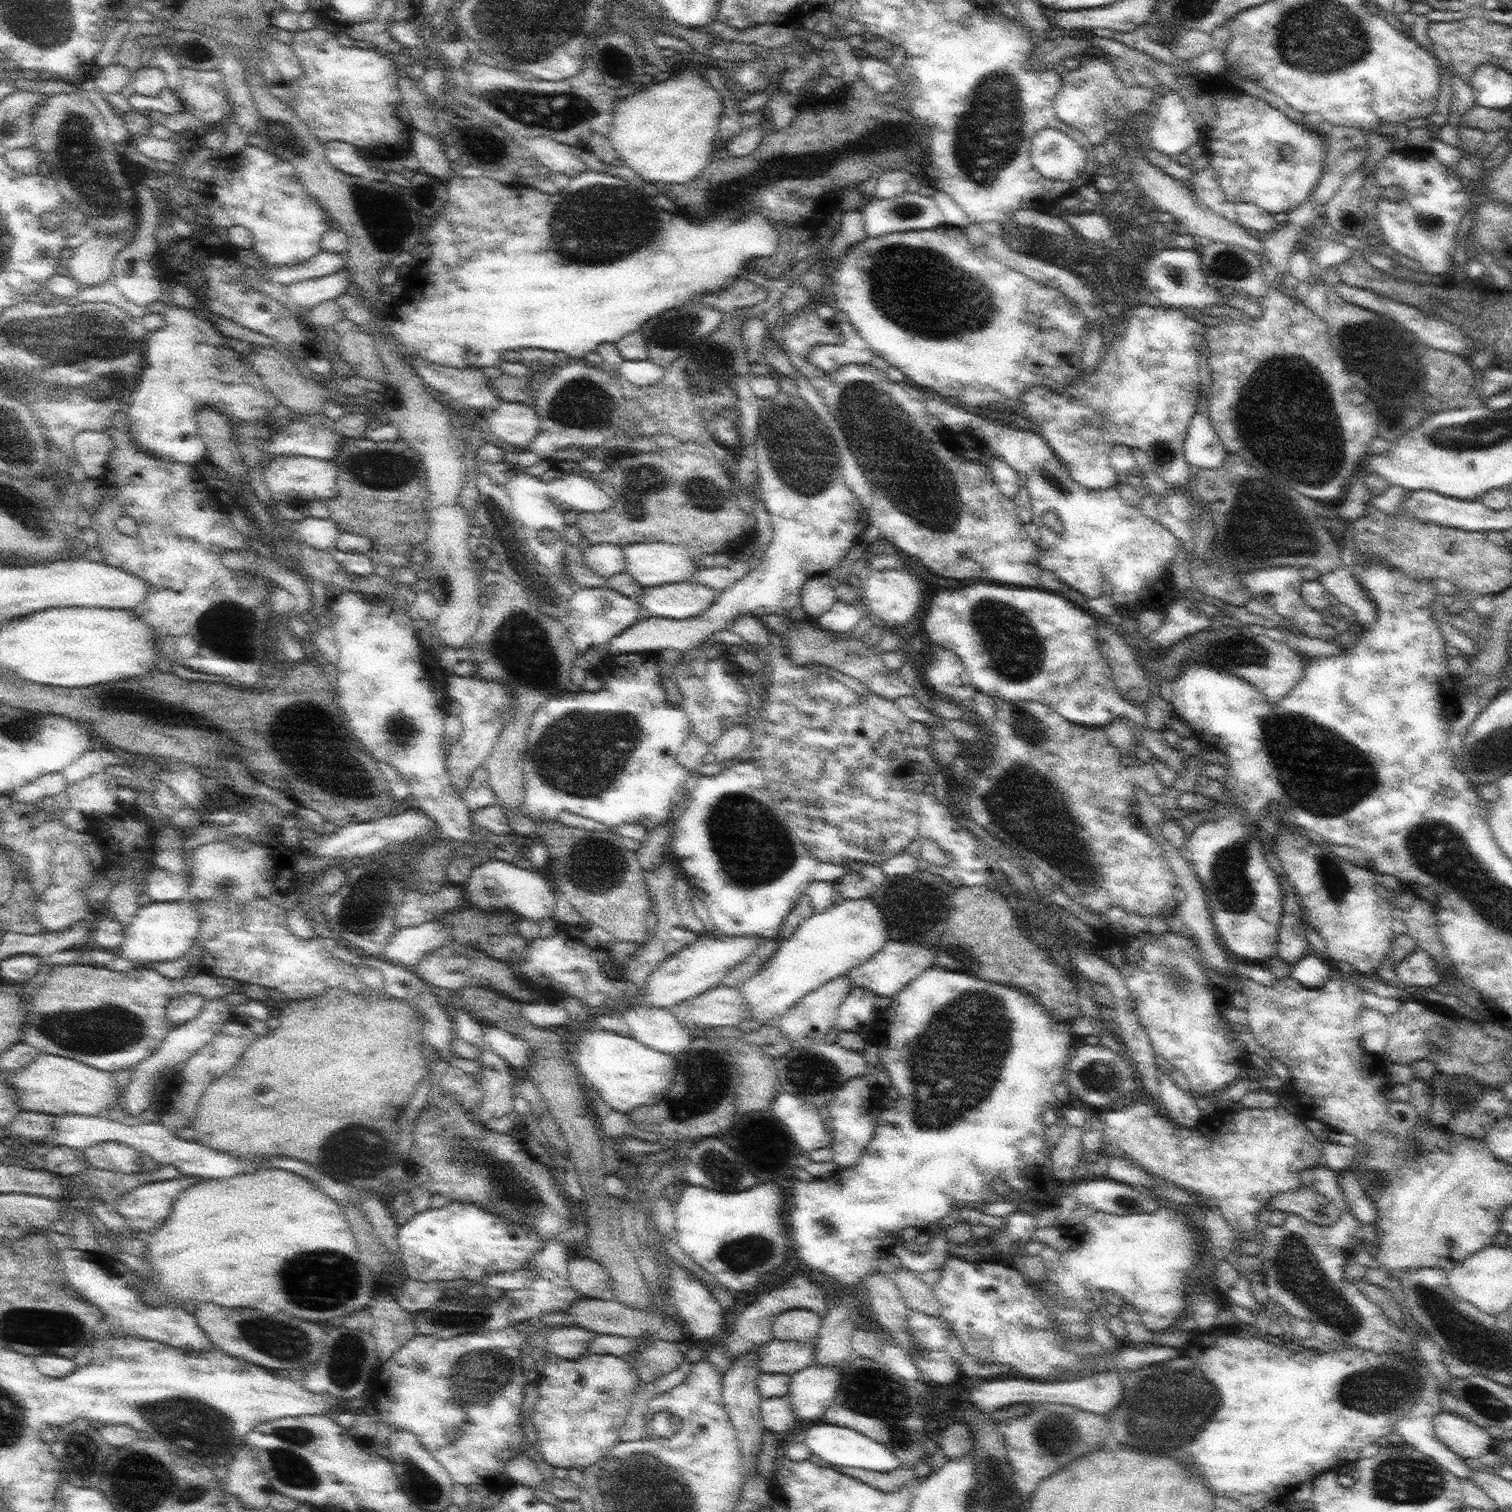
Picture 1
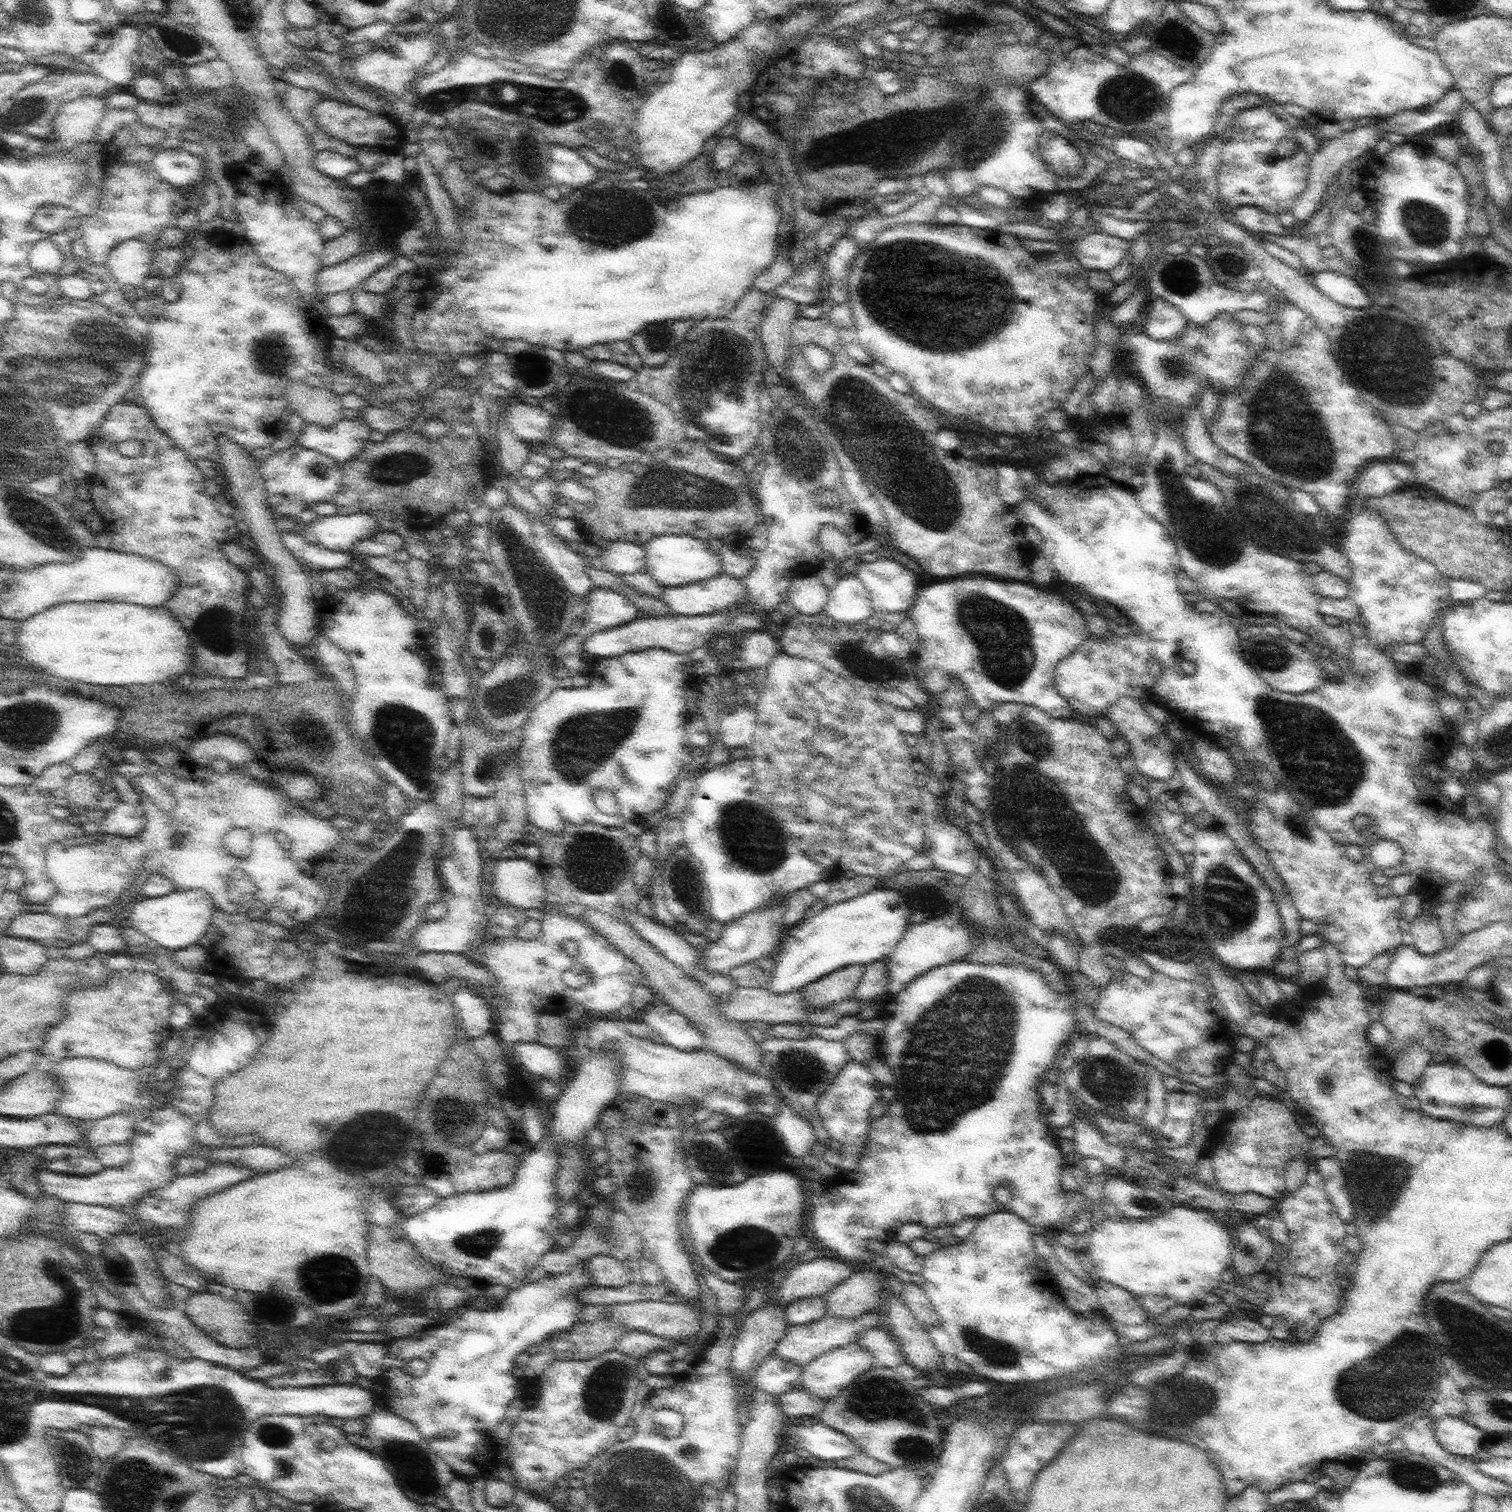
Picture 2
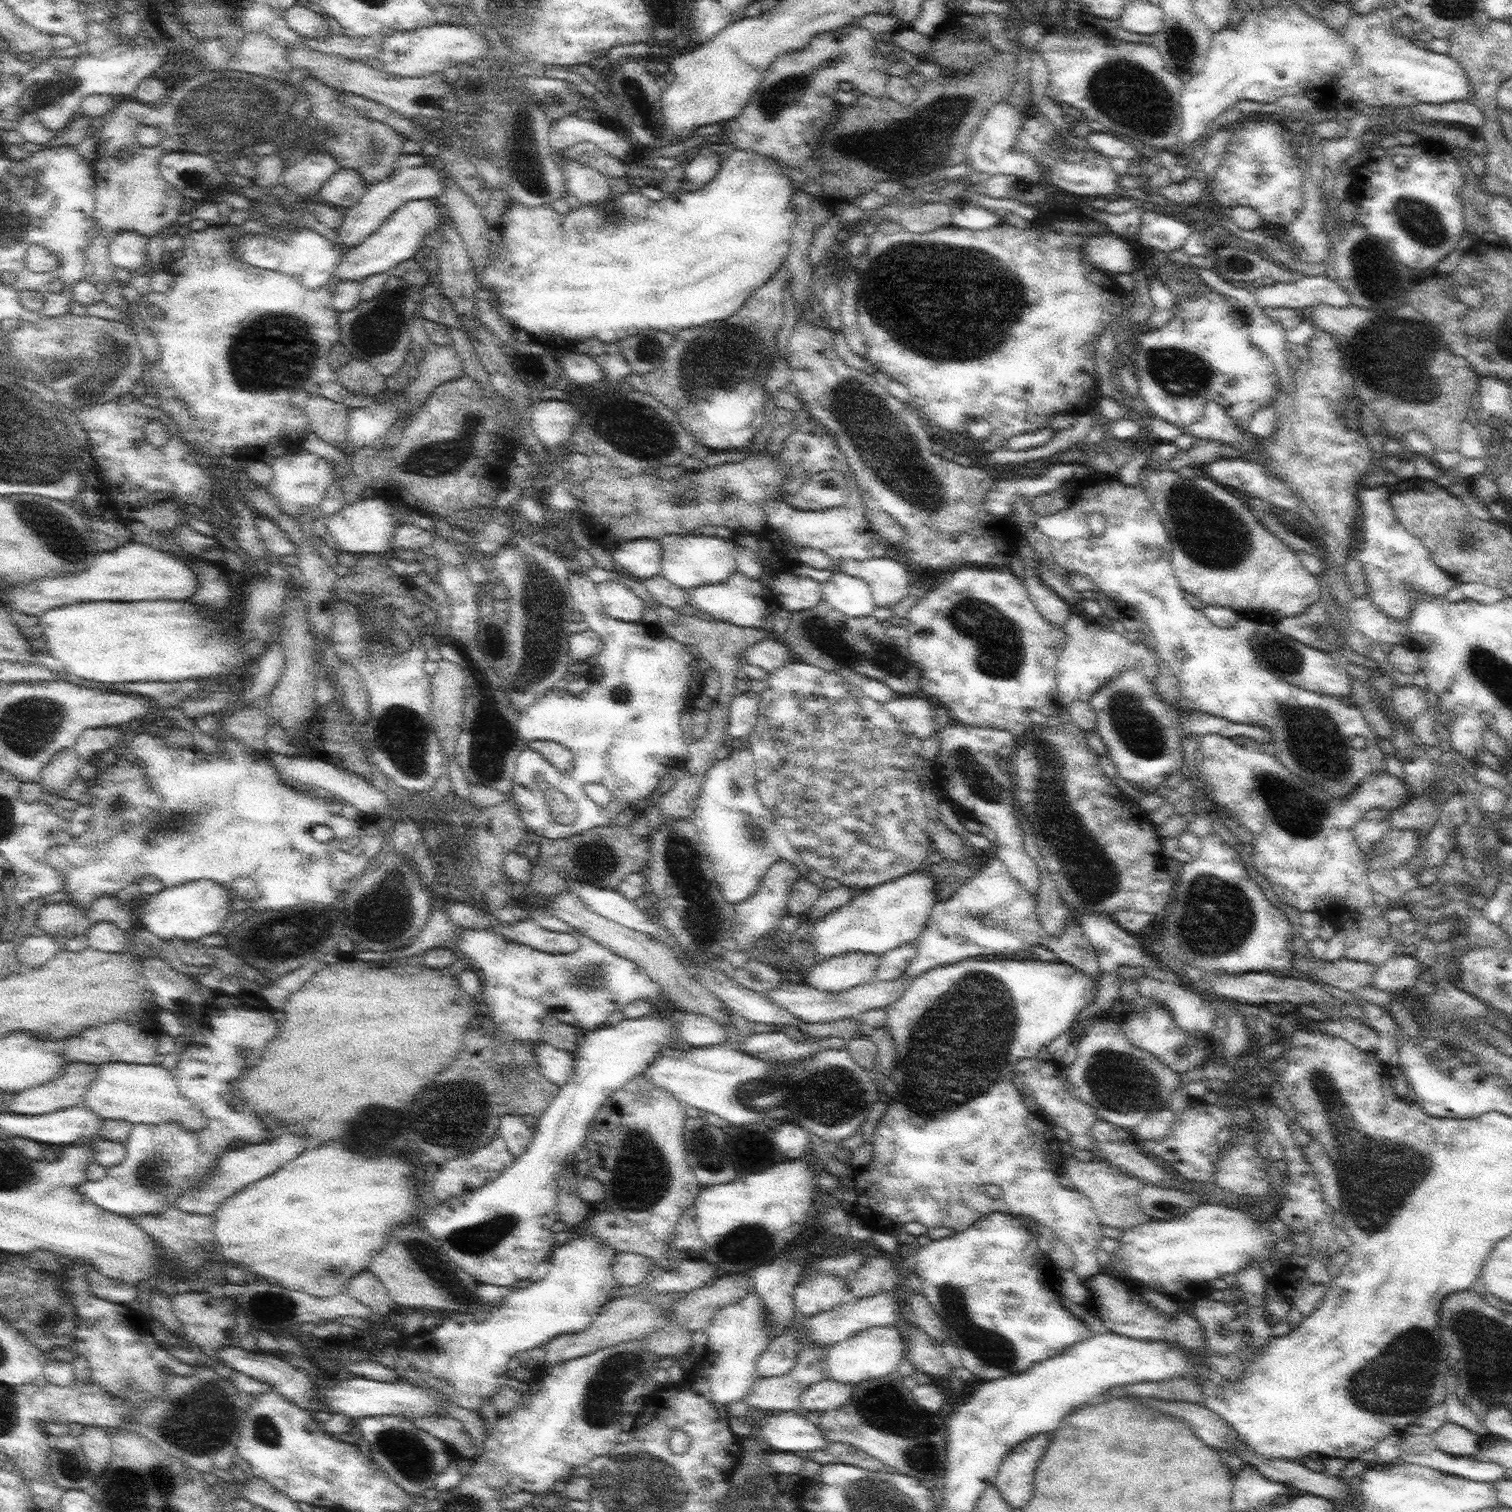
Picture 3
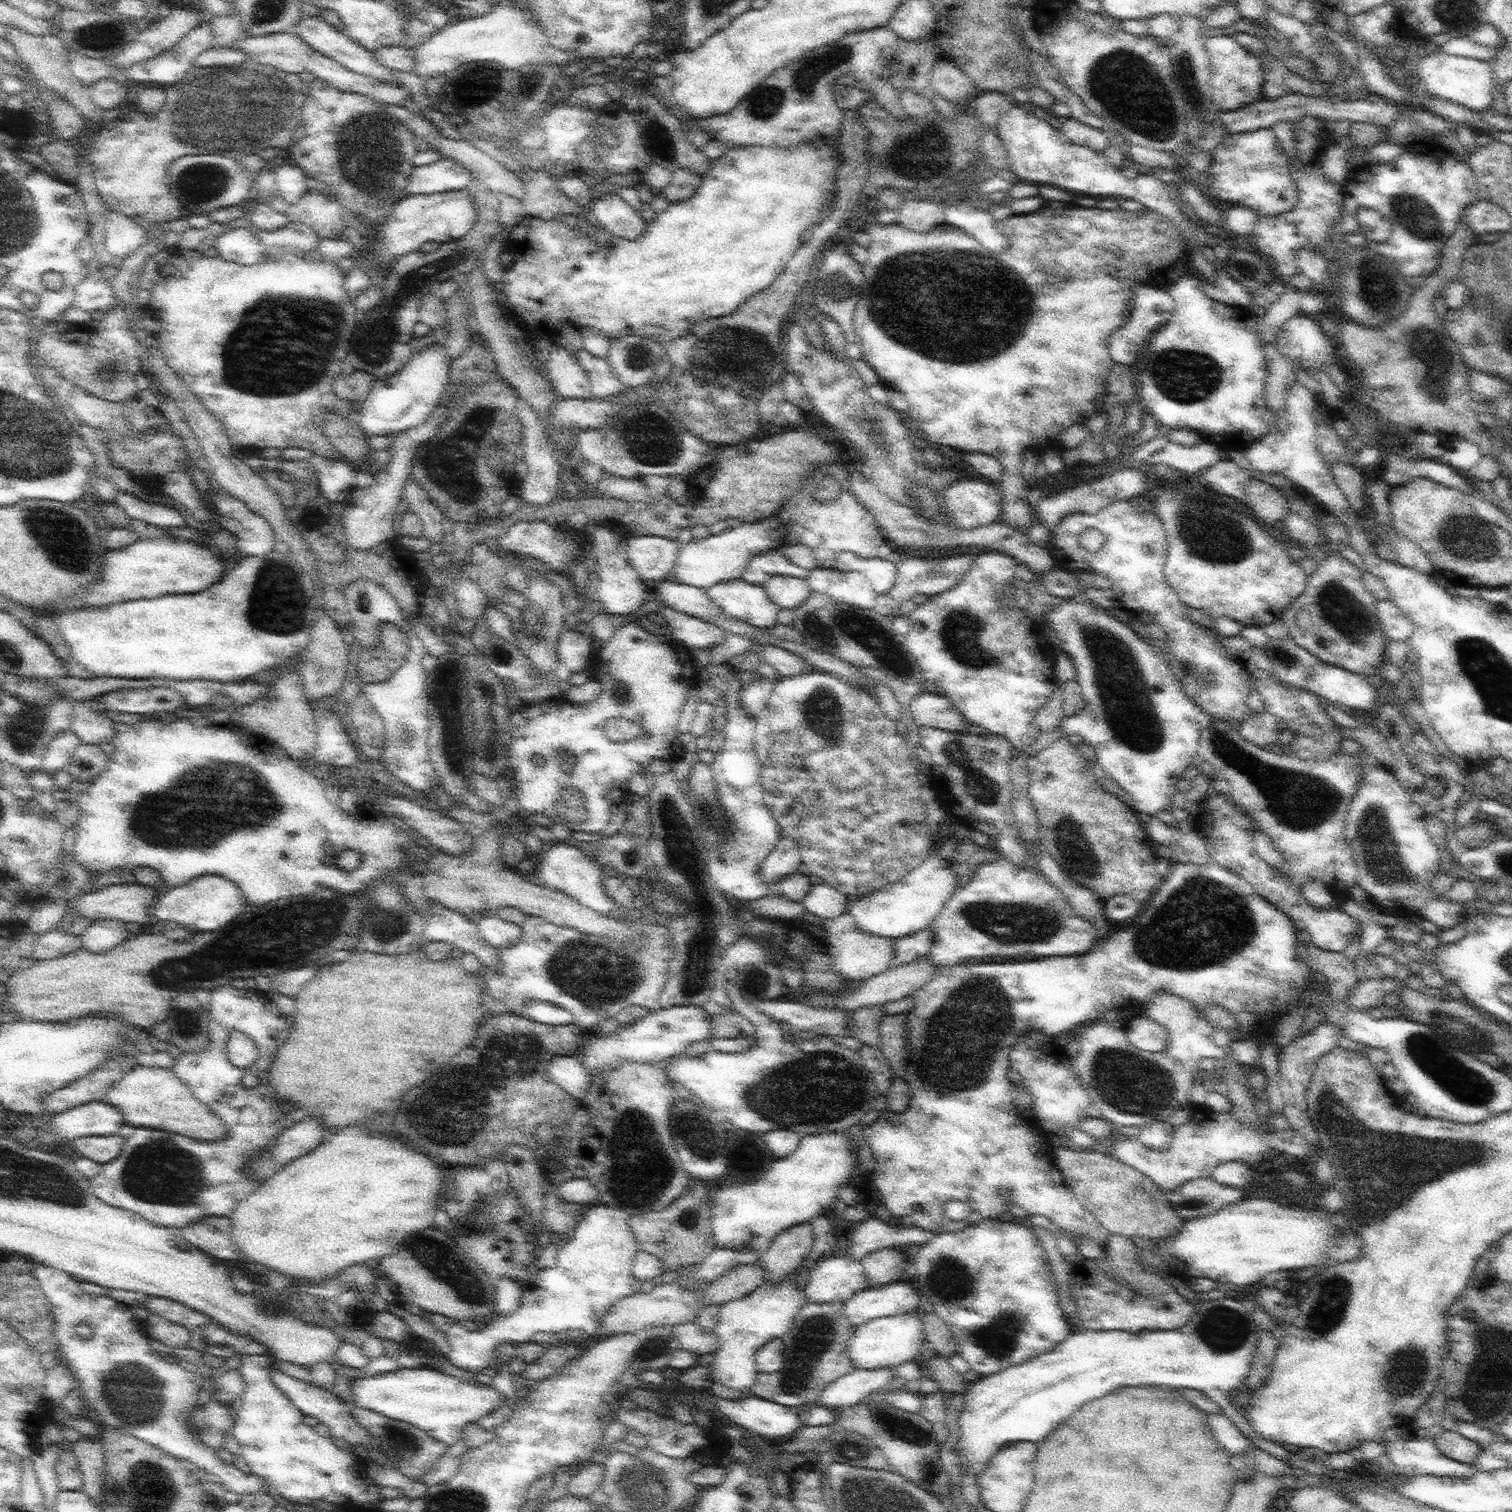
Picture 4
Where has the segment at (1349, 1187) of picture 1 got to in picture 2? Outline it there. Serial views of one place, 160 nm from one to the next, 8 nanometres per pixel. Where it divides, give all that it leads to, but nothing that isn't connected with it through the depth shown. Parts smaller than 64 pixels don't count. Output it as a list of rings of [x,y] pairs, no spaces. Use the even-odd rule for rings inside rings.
[[[1336,1157],[1312,1158],[1317,1164],[1321,1177],[1324,1179],[1324,1186],[1330,1201],[1337,1209],[1340,1218],[1346,1222],[1353,1222],[1355,1217],[1352,1196],[1346,1186],[1346,1176],[1342,1165]]]

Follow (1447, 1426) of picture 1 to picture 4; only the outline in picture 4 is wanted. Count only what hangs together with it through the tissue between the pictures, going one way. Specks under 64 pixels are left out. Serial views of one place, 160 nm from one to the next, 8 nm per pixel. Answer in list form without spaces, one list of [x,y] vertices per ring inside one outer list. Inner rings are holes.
[[[1456,1429],[1438,1431],[1435,1441],[1442,1454],[1466,1464],[1476,1464],[1481,1451],[1476,1441],[1464,1438]]]

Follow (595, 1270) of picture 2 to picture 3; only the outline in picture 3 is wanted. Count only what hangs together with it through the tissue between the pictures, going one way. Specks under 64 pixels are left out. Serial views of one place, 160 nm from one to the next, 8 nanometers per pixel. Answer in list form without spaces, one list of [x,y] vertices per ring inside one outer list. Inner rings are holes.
[[[637,1252],[617,1253],[611,1269],[620,1286],[641,1285],[648,1274],[657,1272],[651,1258]]]

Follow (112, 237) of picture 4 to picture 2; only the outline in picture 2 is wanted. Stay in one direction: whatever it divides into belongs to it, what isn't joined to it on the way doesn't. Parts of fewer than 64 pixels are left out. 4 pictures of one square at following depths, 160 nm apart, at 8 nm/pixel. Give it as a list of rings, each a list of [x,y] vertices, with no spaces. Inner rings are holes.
[[[130,239],[116,246],[105,262],[114,278],[123,285],[139,288],[149,275],[157,245]]]

